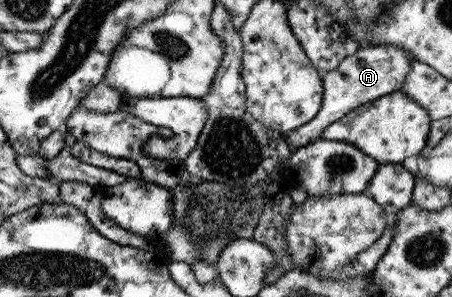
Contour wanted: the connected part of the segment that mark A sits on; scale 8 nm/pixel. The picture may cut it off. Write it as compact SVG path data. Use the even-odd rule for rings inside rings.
M391 44L361 47L341 59L337 68L321 75L323 89L321 108L309 122L285 133L287 146L297 148L306 145L318 138L325 127L333 124L350 110L375 98L381 98L385 94L391 94L393 90L400 90L403 77L407 76L407 71L411 67L411 61L415 61L415 58L409 52Z

